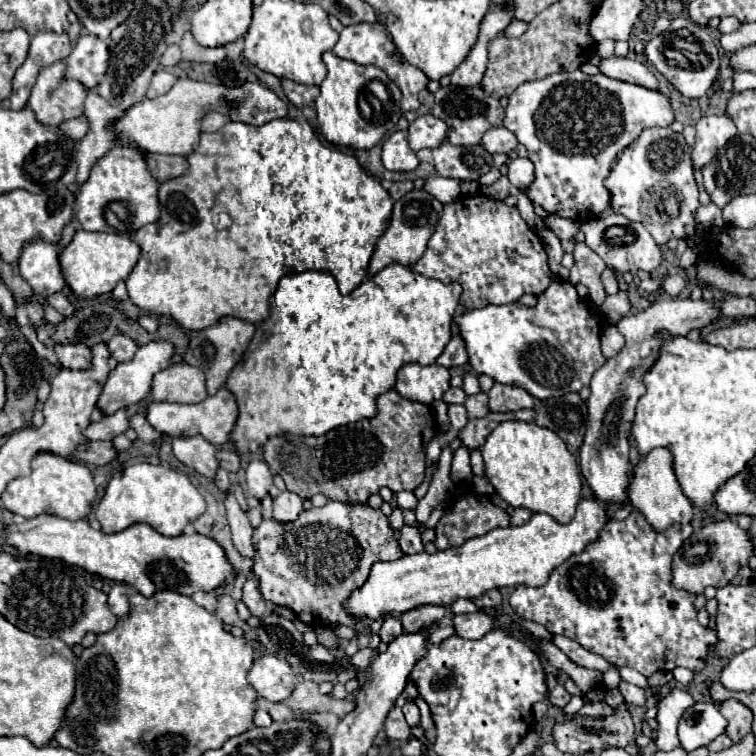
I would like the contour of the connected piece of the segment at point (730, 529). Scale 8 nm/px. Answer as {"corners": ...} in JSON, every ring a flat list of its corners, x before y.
{"corners":[[724,518,710,524,704,524,700,530,694,530,692,536,682,544,674,554,672,562,672,584,676,588,702,594,706,586,724,588,738,574,742,566,748,566,748,558,754,554,752,536,740,528,734,520]]}

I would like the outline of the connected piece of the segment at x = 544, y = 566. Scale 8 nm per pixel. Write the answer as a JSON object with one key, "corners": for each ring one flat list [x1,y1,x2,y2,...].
{"corners":[[596,496,578,502,572,522,560,524,548,514,534,514,524,526,494,528,484,536,470,538,458,548,448,548,436,554,412,554,394,562,378,562,372,566,368,580,360,590,354,590,346,600,346,610,352,616,376,620,386,612,402,614,420,604,450,606,456,598,478,598,492,588,504,586,534,586,546,584,550,572,576,552,584,552,608,522,606,506]]}

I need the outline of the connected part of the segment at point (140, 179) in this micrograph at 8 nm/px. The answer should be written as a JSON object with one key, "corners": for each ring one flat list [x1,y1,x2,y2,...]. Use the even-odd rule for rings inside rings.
{"corners":[[114,146,104,158,96,162,90,180,82,184,76,196,76,216,80,226,88,232,114,232,134,238,134,234,160,218,158,182,150,176,142,156,132,148]]}

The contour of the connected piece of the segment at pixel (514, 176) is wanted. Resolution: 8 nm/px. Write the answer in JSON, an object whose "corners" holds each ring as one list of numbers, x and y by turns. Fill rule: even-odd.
{"corners":[[516,158,508,164,508,180,516,188,524,188,534,180,534,164,528,158]]}

